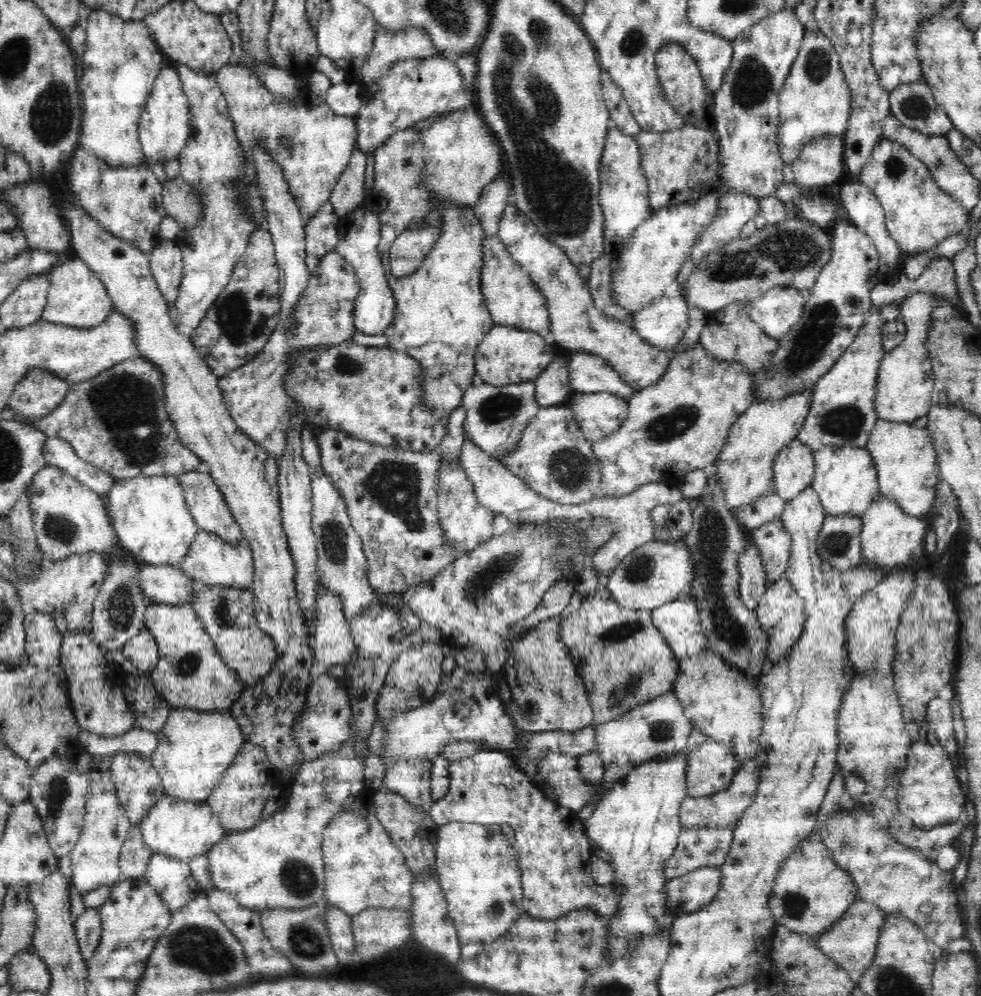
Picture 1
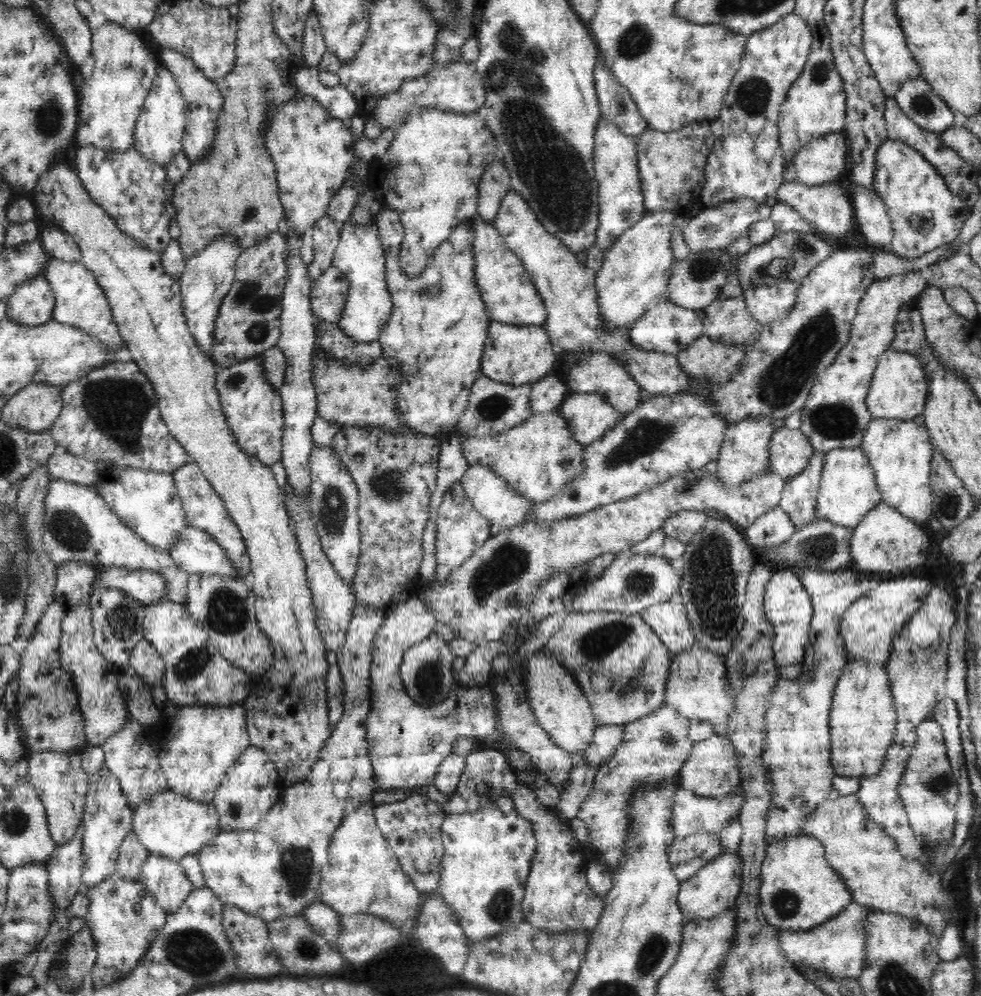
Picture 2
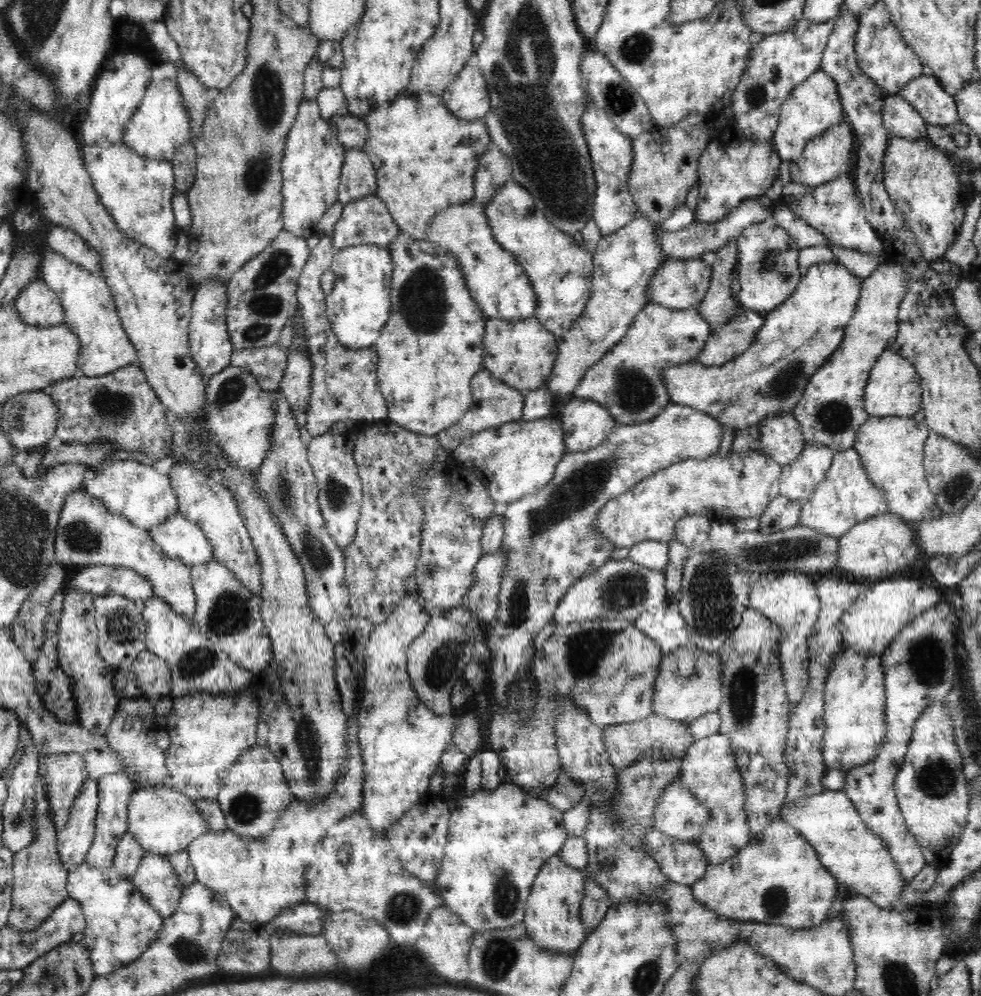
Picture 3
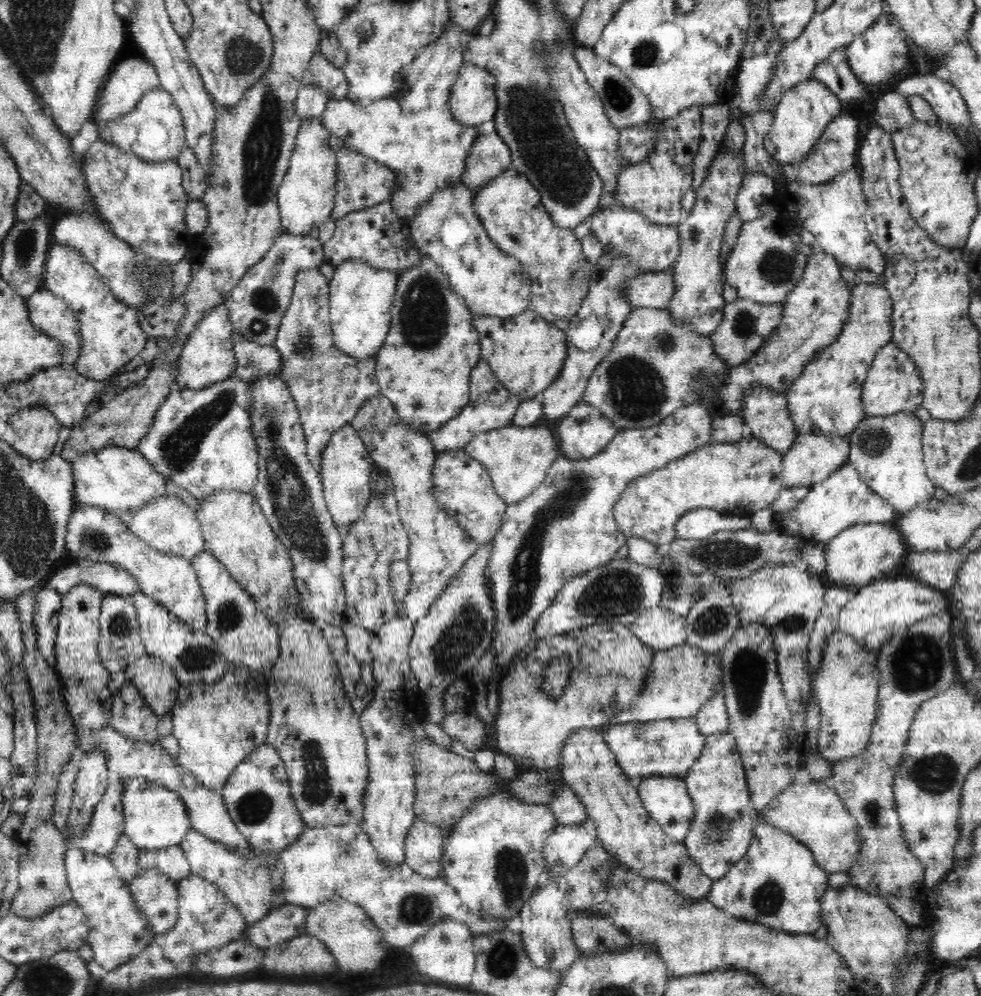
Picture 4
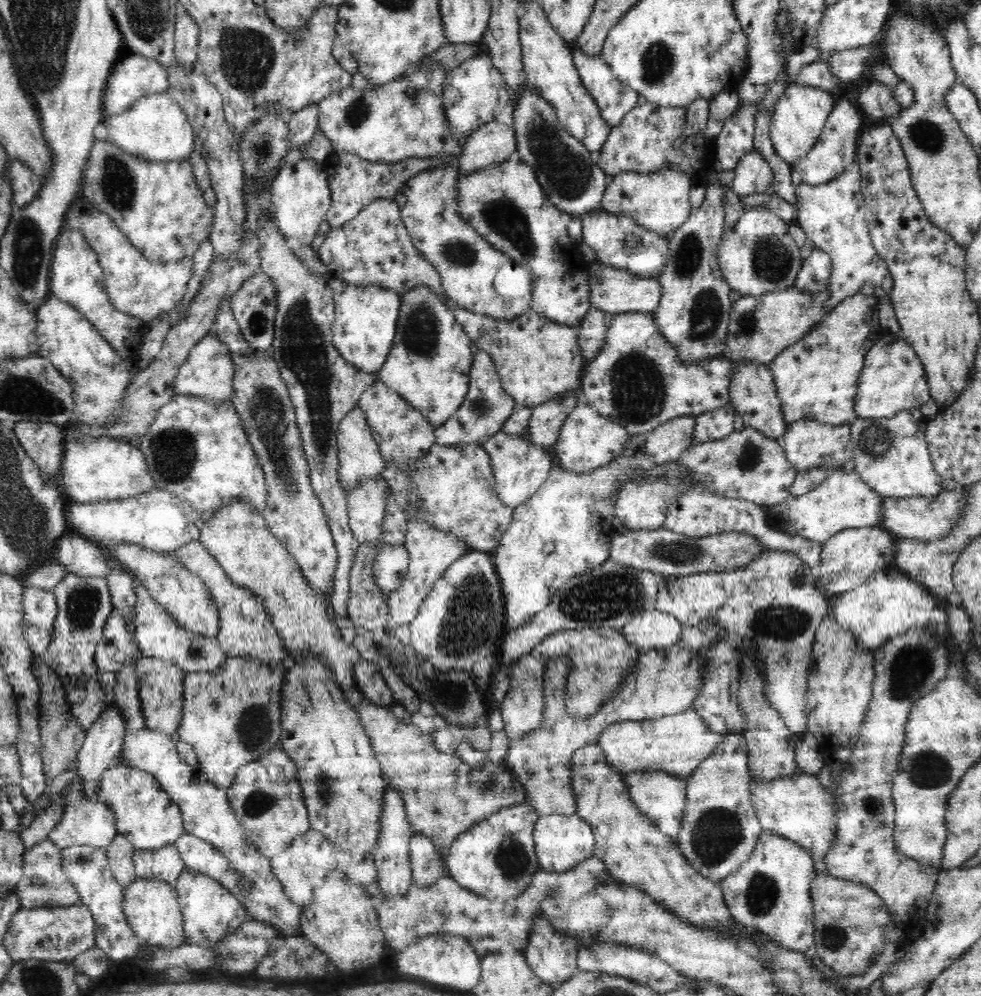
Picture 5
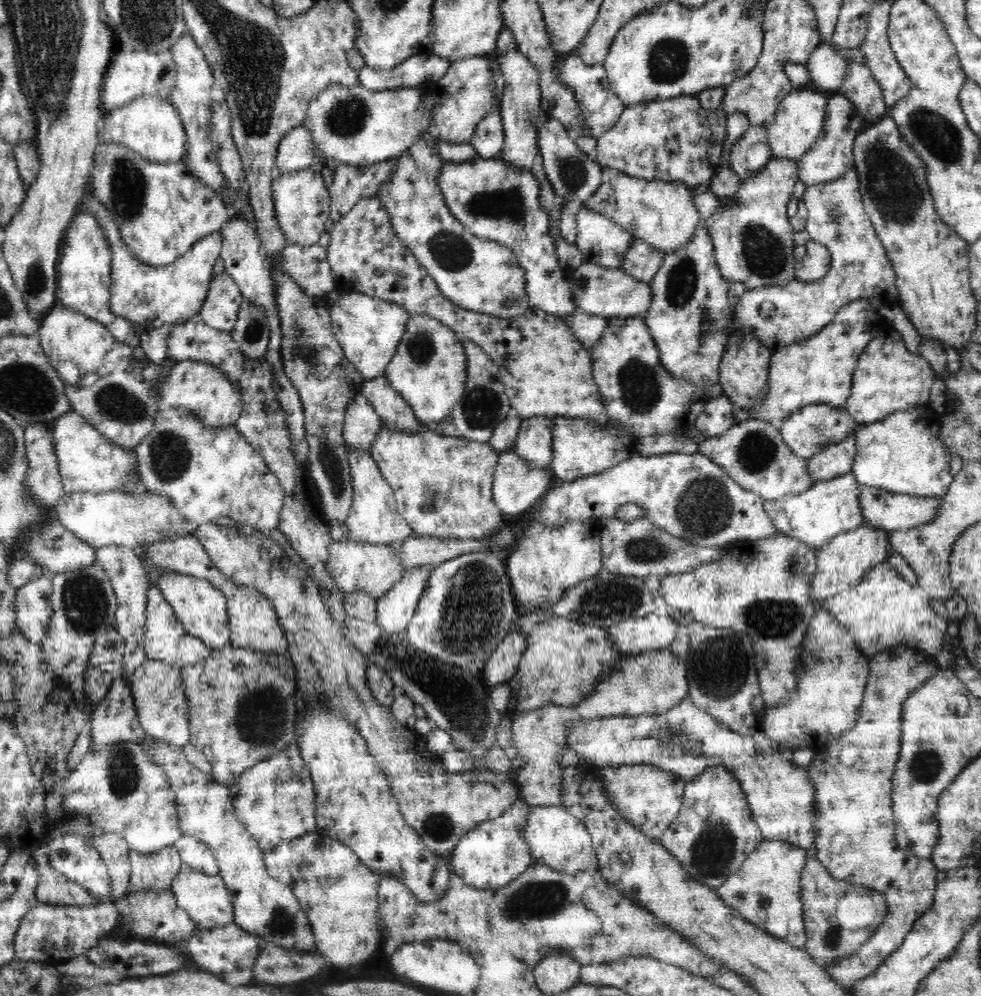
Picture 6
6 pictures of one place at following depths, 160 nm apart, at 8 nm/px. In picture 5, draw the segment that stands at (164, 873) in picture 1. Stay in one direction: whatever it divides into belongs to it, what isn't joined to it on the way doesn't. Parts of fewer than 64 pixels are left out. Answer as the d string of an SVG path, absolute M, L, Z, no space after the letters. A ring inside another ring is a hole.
M137 878L124 889L124 915L140 940L166 949L175 949L184 943L183 913L174 884L157 878Z

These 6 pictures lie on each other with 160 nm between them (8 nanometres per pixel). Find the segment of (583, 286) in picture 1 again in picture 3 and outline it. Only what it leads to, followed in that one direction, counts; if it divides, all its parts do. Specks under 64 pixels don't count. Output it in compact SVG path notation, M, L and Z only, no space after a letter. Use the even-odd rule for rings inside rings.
M510 180L494 195L485 206L494 238L504 250L510 251L524 267L527 278L537 296L535 316L540 324L557 339L566 334L575 320L584 312L585 304L591 297L593 277L593 256L582 246L574 243L574 237L560 232L540 209L526 188ZM836 260L811 266L792 296L765 315L754 342L738 358L719 367L707 367L696 361L666 366L660 379L671 402L690 405L712 415L725 429L734 430L759 425L780 413L792 413L810 377L842 344L863 280ZM568 276L583 276L587 287L584 293L570 304L568 300ZM775 340L781 340L785 349L774 362L762 363L760 352Z

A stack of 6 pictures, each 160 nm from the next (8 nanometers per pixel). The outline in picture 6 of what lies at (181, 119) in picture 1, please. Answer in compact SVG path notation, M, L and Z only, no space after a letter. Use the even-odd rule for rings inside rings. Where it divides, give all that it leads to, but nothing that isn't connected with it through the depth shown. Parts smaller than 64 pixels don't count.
M144 95L116 110L104 113L105 129L100 138L137 152L144 160L154 163L176 163L183 160L187 134L179 112L169 98Z

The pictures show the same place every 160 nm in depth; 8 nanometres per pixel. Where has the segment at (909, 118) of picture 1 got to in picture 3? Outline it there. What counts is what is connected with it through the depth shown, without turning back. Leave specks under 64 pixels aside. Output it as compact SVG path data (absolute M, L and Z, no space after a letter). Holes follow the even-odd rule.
M934 76L910 80L898 94L916 109L926 124L950 128L959 122L955 97L946 93Z

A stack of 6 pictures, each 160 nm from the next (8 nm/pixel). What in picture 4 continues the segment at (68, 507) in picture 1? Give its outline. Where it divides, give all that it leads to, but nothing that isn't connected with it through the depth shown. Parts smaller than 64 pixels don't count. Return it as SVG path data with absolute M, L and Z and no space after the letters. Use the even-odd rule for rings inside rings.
M74 504L72 514L68 518L68 524L66 524L64 542L68 554L73 559L79 560L79 563L98 564L106 562L112 564L115 568L121 567L126 569L139 582L140 592L149 596L152 600L157 600L166 610L169 610L178 620L186 623L190 628L202 631L206 628L206 601L191 562L183 557L166 556L154 547L146 544L135 534L134 530L129 529L128 523L125 522L124 517L120 513L112 513L105 511L103 508L86 504Z

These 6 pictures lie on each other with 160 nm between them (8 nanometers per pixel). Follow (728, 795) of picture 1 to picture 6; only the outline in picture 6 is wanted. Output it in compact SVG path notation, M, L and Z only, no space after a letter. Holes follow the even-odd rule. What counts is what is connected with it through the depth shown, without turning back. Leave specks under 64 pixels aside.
M635 764L603 768L599 774L615 806L636 828L650 838L660 839L682 808L683 792L688 781L674 773L654 765Z

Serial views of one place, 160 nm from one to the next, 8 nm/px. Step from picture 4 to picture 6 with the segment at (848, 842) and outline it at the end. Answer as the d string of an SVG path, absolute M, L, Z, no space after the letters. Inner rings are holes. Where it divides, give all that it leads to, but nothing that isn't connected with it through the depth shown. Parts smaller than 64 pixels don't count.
M688 697L686 700L682 700L682 703L678 706L674 706L670 712L666 714L654 715L654 716L636 716L636 718L624 718L624 717L606 717L598 720L587 722L586 724L578 723L571 728L569 732L569 748L575 750L580 756L583 756L590 764L596 767L603 768L618 768L624 765L635 765L635 764L647 764L654 765L655 767L661 768L662 770L674 773L675 775L681 776L688 782L691 781L698 774L702 774L708 766L714 766L714 764L723 764L733 772L733 775L738 779L738 782L742 785L744 794L751 808L754 820L760 827L761 833L765 839L768 840L783 840L790 844L794 844L797 847L804 848L806 850L815 846L815 820L816 820L816 807L815 807L815 784L811 782L809 777L809 771L804 767L795 765L793 762L788 763L782 761L782 755L778 753L776 749L776 741L773 741L764 732L759 732L754 735L742 736L741 734L730 731L728 727L724 727L722 723L718 723L714 717L708 713L698 709L691 699Z

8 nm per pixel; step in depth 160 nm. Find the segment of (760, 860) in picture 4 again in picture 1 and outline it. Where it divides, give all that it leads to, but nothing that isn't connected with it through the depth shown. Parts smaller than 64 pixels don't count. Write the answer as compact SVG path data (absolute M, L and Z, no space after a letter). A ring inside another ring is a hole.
M819 838L799 842L794 852L786 859L776 875L776 880L770 896L770 911L777 924L786 926L790 931L802 934L808 938L819 938L830 928L838 924L850 906L858 900L857 886L853 878L835 863L829 848ZM702 867L666 880L666 908L674 915L689 914L708 905L720 890L720 869Z

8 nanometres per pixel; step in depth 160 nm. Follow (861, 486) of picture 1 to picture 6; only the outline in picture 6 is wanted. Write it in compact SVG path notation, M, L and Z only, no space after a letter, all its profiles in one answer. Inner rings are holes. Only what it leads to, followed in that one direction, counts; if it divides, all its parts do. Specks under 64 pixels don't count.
M850 470L831 480L814 483L810 489L796 496L765 501L763 507L781 534L819 548L834 536L866 524L859 497L860 485L856 481L855 474Z

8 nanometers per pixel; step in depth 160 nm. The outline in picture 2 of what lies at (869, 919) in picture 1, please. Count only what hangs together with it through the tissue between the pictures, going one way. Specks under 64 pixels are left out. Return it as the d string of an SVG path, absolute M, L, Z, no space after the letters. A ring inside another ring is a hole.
M856 902L848 904L835 918L806 932L780 931L780 948L795 967L812 967L818 977L858 978L866 966L868 936L868 907Z

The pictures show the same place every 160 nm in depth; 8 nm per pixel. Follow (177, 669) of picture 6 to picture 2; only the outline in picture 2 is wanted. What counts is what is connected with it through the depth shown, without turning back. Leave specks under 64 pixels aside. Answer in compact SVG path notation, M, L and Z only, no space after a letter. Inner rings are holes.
M142 638L142 640L132 648L129 666L151 685L161 682L166 670L163 656L160 656L160 653L146 638Z

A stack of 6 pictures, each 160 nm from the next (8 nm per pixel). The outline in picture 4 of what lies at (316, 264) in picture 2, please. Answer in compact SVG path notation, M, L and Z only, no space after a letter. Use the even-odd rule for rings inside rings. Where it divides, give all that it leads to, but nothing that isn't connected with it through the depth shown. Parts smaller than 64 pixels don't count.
M321 264L297 274L291 303L281 320L274 344L282 355L283 365L280 373L289 386L299 410L307 441L307 456L316 470L320 470L322 454L334 432L340 430L344 425L351 424L354 417L361 411L363 404L381 392L375 375L376 356L359 360L335 350L329 315L329 282L321 273L320 268Z

